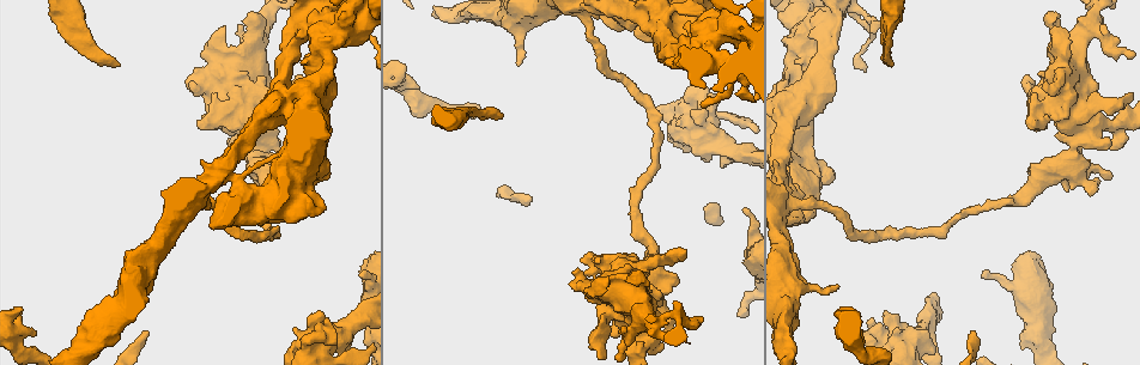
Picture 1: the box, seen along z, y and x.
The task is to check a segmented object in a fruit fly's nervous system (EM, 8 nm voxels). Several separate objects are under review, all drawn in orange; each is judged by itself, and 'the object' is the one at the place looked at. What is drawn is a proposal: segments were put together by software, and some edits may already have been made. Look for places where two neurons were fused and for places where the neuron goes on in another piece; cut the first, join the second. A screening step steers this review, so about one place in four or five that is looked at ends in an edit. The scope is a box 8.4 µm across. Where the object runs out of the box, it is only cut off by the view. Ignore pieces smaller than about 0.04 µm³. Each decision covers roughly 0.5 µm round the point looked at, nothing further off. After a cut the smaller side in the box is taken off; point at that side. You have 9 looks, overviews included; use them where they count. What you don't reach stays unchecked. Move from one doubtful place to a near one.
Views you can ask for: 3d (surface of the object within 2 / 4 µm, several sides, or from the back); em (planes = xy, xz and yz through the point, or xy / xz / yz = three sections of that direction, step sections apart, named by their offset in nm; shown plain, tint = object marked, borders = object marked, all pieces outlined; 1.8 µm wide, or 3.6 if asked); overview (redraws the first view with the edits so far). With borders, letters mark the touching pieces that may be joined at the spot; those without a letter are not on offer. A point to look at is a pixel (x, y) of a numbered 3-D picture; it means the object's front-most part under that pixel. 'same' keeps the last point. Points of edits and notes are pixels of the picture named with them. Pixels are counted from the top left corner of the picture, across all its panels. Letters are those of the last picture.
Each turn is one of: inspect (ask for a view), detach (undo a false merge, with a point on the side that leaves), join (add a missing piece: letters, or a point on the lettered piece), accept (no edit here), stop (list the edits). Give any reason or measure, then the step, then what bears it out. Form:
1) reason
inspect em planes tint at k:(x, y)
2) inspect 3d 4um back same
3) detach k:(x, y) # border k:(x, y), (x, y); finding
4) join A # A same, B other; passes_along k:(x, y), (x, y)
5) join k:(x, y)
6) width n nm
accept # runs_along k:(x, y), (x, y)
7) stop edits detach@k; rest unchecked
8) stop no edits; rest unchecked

thick turns thin
inspect em xy step 8 borders at 1:(1114, 123)

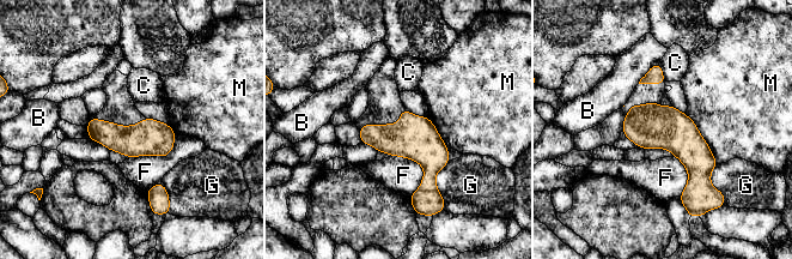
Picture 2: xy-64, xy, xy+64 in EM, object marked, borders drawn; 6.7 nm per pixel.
longest_contact M 400 nm
accept # B other, C other, F other, G other, M other; border 2:(176, 134), (168, 155), (128, 158); continuous, no second neuron

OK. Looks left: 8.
touches itself
inspect em xz step 16 tint at 1:(317, 18)

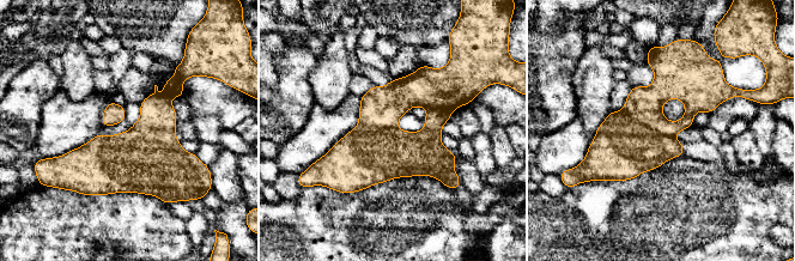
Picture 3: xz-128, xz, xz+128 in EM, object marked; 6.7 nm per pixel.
inspect em planes borders same

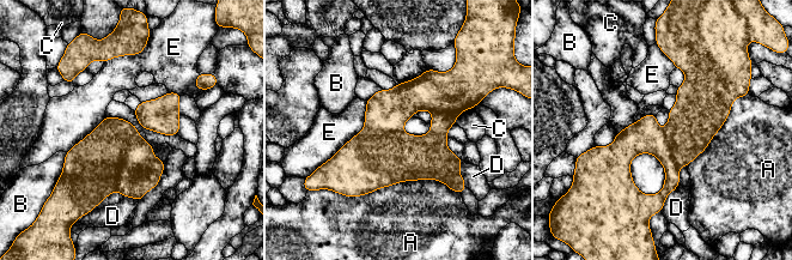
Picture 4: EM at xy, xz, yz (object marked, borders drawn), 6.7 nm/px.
width 320 nm
detach 4:(90, 171) # A other, B other, C other, D other, E other; border 4:(142, 139), (125, 144), (115, 188); a second neuron is stuck on

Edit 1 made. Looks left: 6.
sudden change in width
inspect em 3.6um xz step 4 tint at 1:(282, 207)

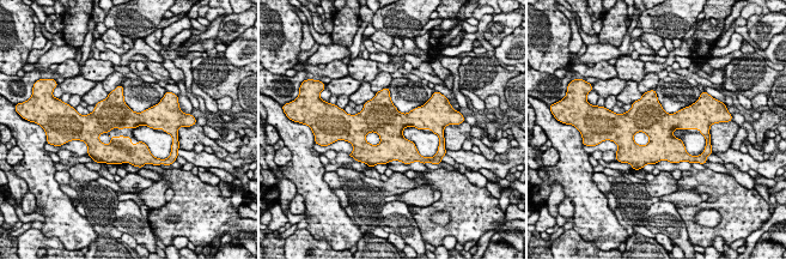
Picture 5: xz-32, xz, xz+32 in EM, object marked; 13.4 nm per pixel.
inspect em 3.6um xz step 4 borders same

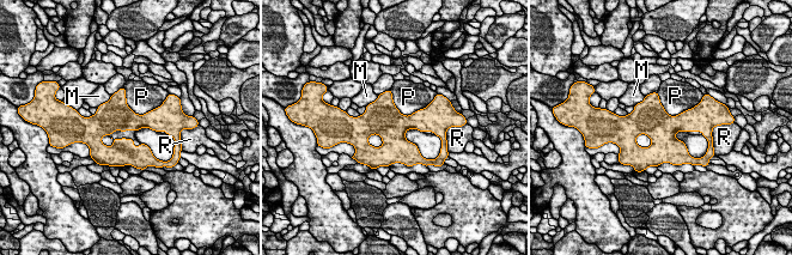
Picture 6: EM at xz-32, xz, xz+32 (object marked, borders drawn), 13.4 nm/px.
width 340 nm
accept # M other, P other, R other; border 6:(123, 87), (138, 114), (160, 105); continuous, no second neuron

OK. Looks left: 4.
sudden change in width
inspect em xy step 4 tint at 1:(260, 97)

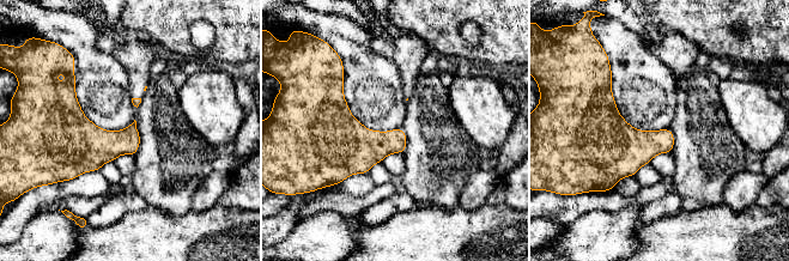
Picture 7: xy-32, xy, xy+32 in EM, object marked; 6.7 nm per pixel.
cut it another way
inspect em planes tint same

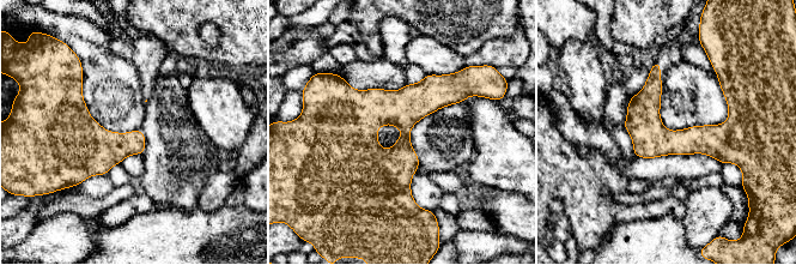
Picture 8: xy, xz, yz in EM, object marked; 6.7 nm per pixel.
see the neighbours
inspect em planes borders same

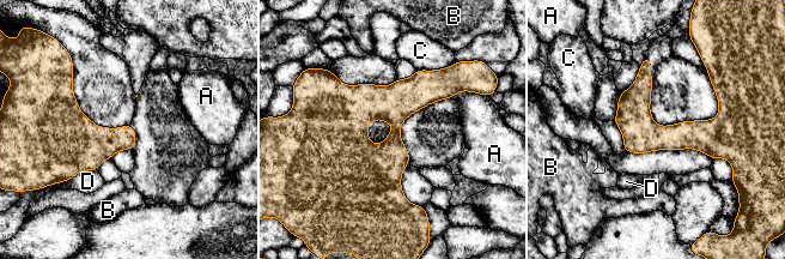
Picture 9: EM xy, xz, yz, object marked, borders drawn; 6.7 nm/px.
width 190 nm; longest_contact D 240 nm
accept # A other, B other, C other, D other; continuous, no second neuron

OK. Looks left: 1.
stop edits detach@4; rest unchecked

